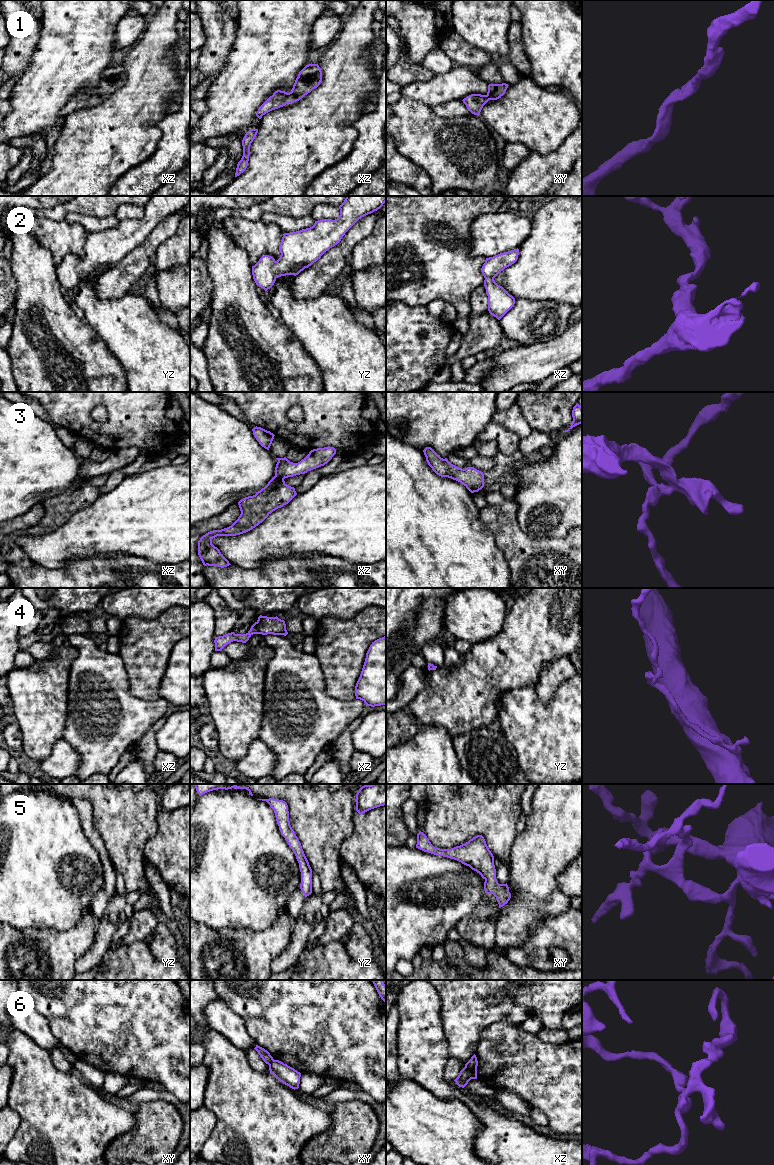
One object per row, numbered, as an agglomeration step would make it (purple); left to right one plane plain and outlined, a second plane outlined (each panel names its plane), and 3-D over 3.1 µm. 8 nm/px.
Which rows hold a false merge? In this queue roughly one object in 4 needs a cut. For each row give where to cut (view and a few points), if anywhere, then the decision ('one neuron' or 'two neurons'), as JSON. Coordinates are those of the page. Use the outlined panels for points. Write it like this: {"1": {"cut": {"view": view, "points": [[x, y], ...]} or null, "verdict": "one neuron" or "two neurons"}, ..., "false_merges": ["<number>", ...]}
{"1": {"cut": null, "verdict": "one neuron"}, "2": {"cut": null, "verdict": "one neuron"}, "3": {"cut": {"view": "xz", "points": [[275, 475], [284, 478]]}, "verdict": "two neurons"}, "4": {"cut": {"view": "xz", "points": [[247, 633], [250, 635]]}, "verdict": "two neurons"}, "5": {"cut": null, "verdict": "one neuron"}, "6": {"cut": {"view": "xz", "points": [[464, 1067], [470, 1079]]}, "verdict": "two neurons"}, "false_merges": ["3", "4", "6"]}

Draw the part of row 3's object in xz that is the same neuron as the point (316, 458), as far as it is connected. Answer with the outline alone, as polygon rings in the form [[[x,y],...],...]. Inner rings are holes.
[[[324,447],[313,449],[298,463],[290,462],[286,457],[276,458],[278,460],[275,467],[275,476],[288,478],[319,468],[327,464],[336,454],[334,447]]]

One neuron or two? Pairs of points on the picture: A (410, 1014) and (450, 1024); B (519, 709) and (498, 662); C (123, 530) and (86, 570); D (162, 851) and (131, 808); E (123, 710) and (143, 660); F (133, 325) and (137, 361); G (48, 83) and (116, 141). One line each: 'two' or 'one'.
A: two
B: two
C: two
D: two
E: two
F: one
G: two

